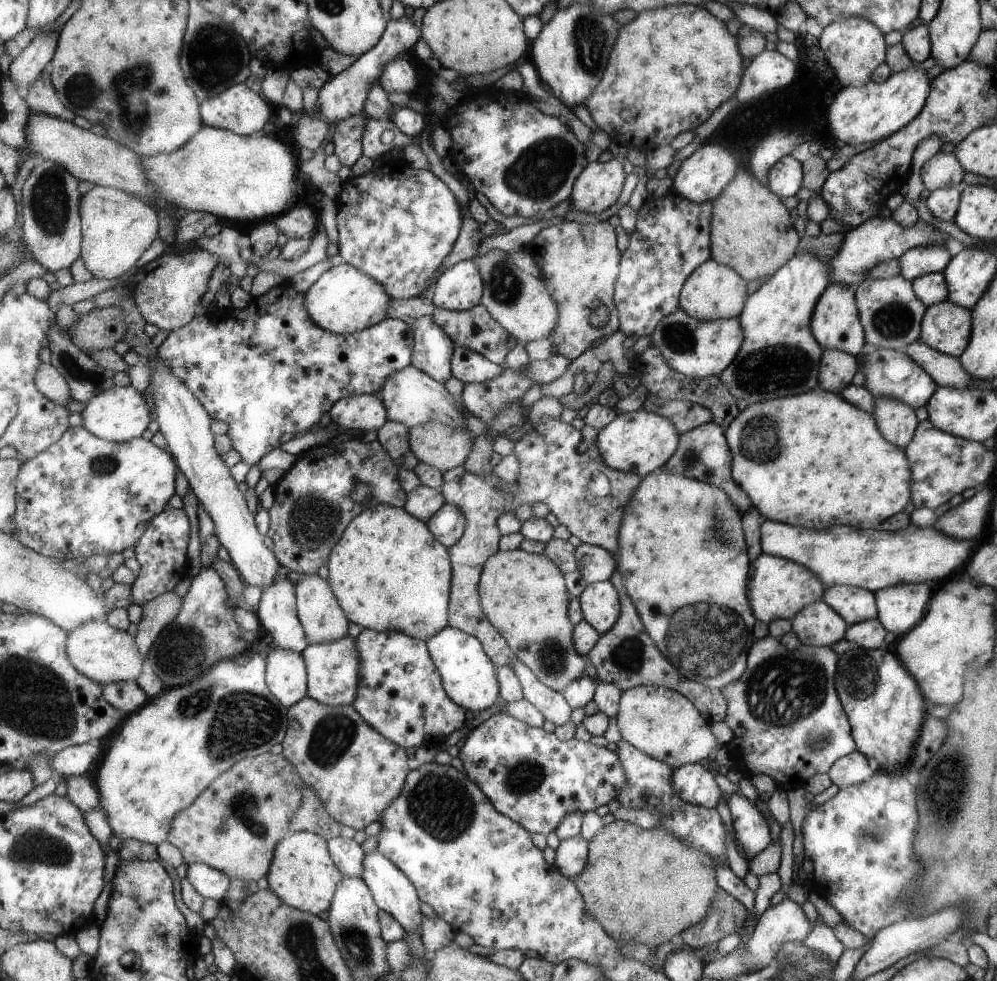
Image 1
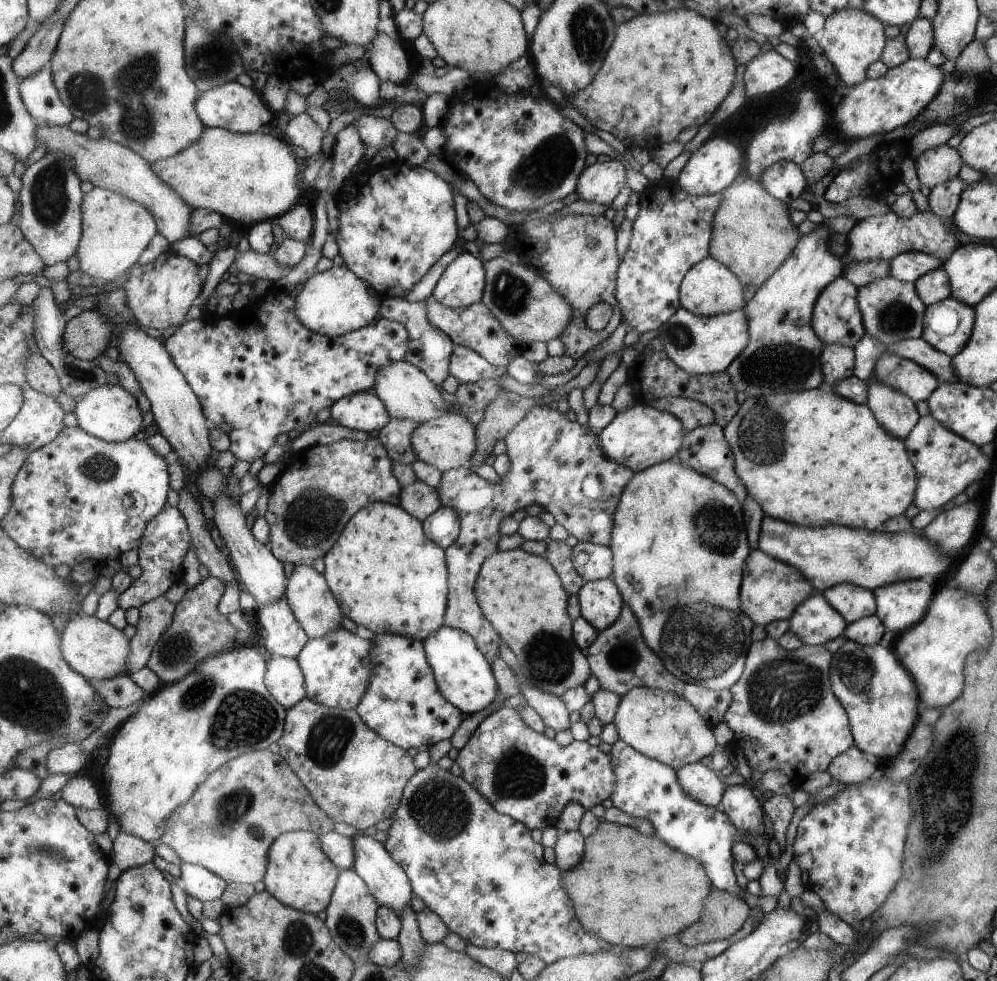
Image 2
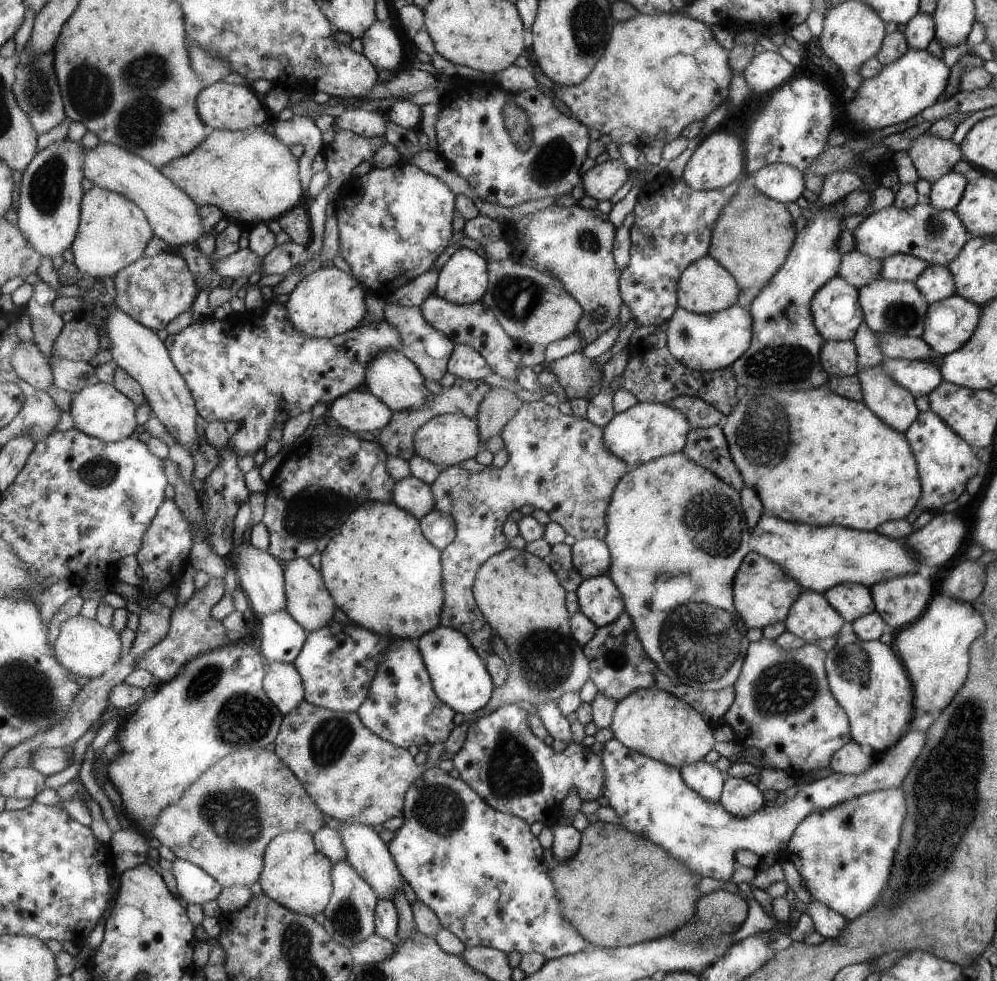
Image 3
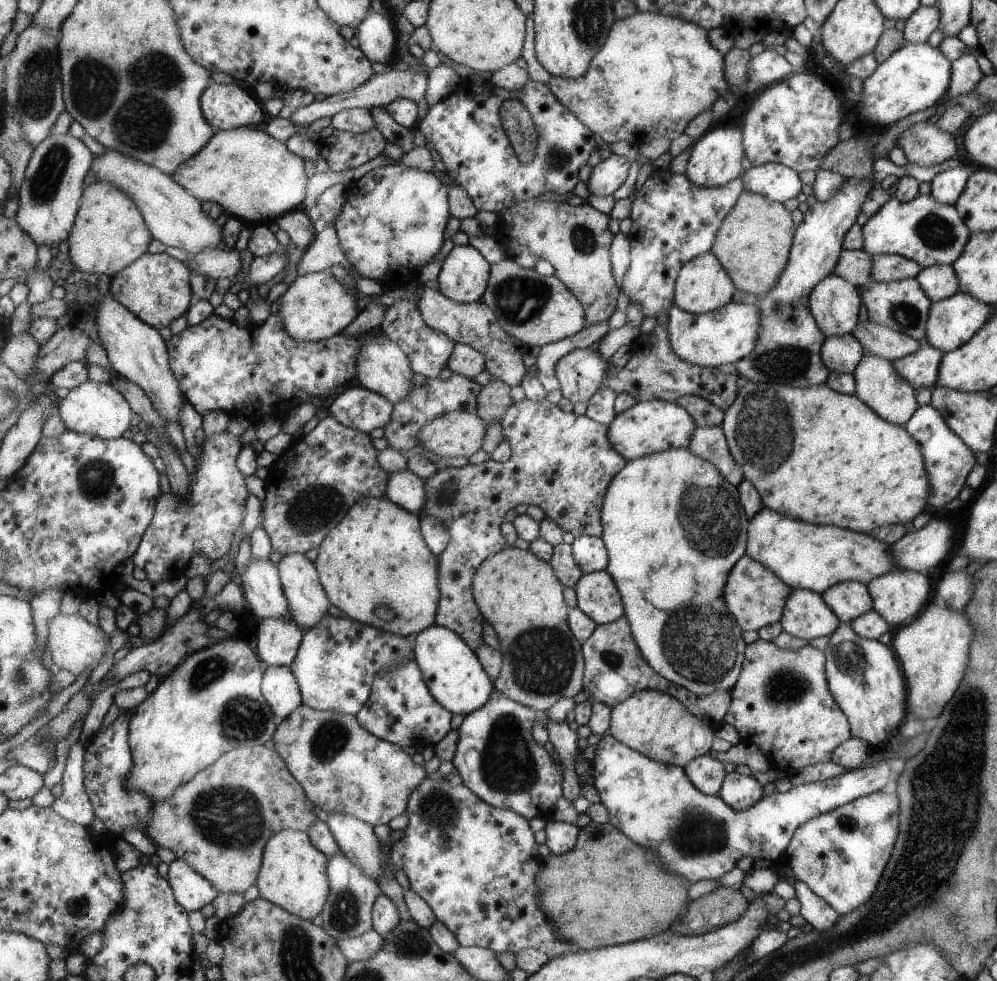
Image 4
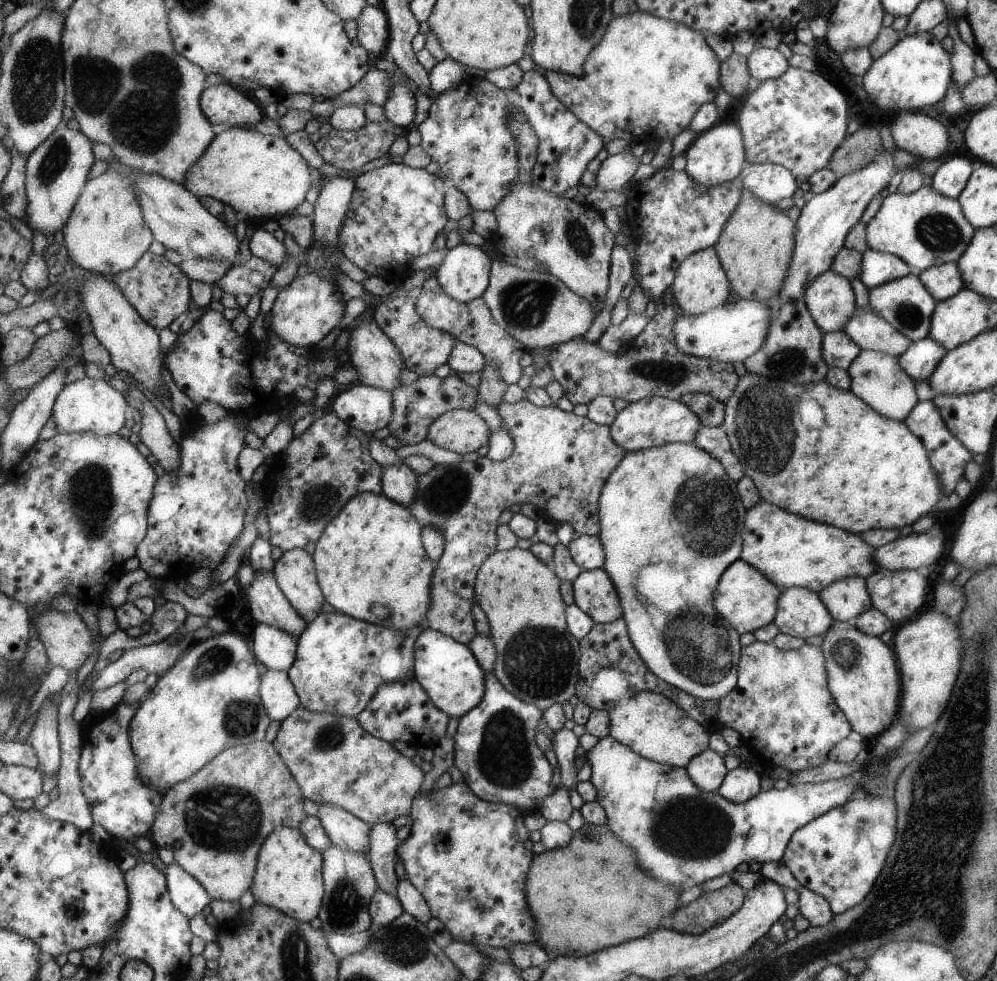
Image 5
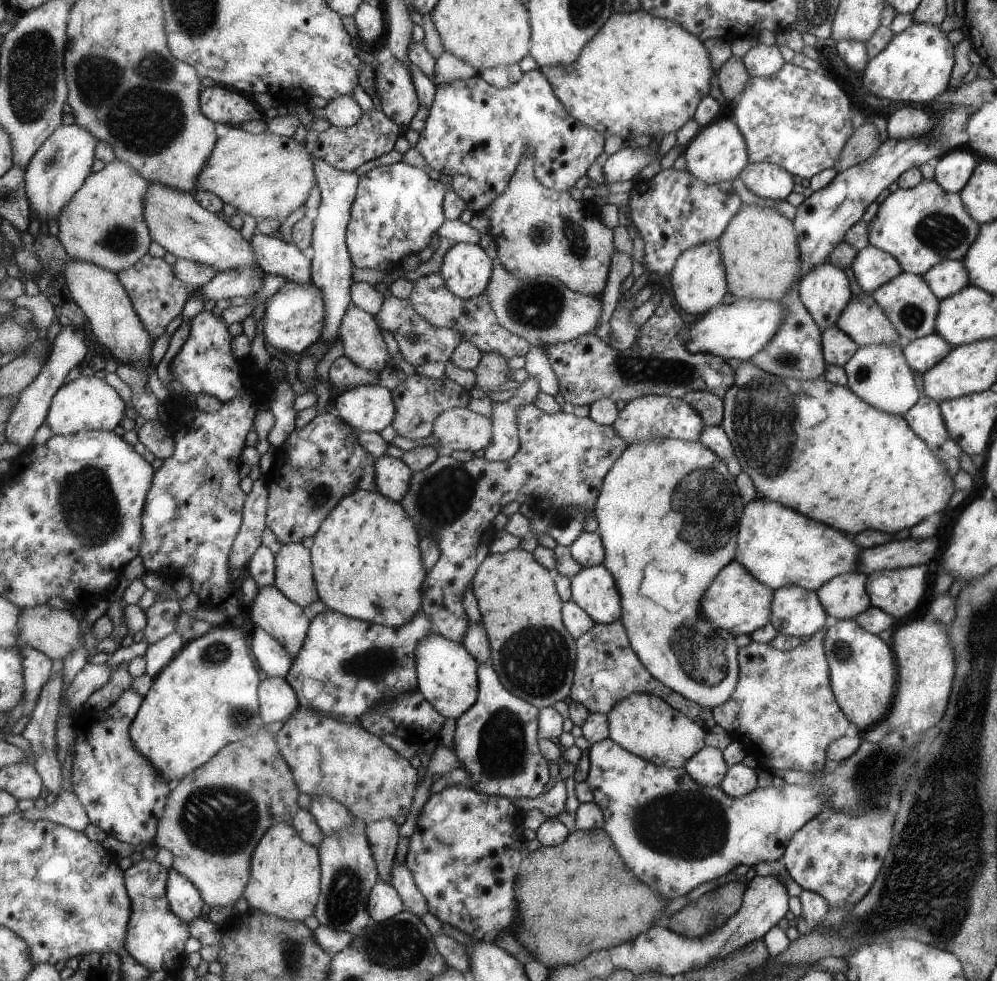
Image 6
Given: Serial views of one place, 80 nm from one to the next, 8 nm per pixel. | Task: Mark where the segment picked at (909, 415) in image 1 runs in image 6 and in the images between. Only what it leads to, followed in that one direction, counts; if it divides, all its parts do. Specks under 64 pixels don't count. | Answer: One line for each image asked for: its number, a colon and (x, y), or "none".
2: (894, 411)
3: (892, 403)
4: (877, 384)
5: (876, 378)
6: (879, 374)

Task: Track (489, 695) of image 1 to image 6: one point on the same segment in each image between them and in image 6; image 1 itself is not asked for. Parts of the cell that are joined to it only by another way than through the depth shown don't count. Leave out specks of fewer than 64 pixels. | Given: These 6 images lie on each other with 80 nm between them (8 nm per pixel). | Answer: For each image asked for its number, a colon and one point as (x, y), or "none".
2: (465, 677)
3: (461, 678)
4: (458, 679)
5: (449, 670)
6: (448, 676)

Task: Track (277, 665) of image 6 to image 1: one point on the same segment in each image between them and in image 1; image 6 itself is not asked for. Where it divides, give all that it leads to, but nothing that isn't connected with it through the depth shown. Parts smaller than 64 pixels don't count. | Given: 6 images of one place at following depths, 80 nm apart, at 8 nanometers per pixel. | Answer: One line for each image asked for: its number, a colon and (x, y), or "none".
1: (277, 613)
2: (285, 637)
3: (282, 637)
4: (279, 640)
5: (276, 649)

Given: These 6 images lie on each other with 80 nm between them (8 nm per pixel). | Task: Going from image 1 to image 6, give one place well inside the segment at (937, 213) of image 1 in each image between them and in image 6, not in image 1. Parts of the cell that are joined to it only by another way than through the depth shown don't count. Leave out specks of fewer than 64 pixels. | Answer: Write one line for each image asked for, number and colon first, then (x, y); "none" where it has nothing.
2: (943, 198)
3: (945, 193)
4: (946, 187)
5: (949, 180)
6: (953, 169)

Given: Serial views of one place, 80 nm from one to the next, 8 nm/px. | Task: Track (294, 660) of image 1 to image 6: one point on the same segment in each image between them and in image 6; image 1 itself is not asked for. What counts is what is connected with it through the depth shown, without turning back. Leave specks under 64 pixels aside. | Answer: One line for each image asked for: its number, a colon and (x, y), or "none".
2: (286, 681)
3: (284, 684)
4: (282, 689)
5: (280, 697)
6: (278, 700)

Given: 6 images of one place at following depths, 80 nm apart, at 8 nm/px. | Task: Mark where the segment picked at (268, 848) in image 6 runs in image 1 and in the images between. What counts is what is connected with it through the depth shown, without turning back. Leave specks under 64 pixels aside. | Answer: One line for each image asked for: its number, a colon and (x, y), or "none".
1: (303, 874)
2: (300, 874)
3: (297, 874)
4: (294, 874)
5: (290, 875)

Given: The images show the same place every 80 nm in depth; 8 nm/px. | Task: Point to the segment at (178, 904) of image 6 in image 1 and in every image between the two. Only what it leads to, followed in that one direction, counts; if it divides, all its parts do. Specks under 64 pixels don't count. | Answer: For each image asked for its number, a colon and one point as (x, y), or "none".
1: (213, 884)
2: (198, 882)
3: (195, 885)
4: (193, 890)
5: (190, 895)

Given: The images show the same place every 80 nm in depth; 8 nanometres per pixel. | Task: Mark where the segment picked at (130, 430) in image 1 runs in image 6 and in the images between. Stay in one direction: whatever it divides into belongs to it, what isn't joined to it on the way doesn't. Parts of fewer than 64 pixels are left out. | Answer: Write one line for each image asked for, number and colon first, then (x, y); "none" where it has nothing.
2: (112, 413)
3: (103, 411)
4: (96, 408)
5: (89, 404)
6: (89, 403)

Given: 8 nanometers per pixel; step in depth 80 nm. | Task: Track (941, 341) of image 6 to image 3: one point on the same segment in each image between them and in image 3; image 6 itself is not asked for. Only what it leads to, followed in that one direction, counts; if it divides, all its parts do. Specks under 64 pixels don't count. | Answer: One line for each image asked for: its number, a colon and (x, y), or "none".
3: (919, 377)
4: (920, 368)
5: (919, 361)

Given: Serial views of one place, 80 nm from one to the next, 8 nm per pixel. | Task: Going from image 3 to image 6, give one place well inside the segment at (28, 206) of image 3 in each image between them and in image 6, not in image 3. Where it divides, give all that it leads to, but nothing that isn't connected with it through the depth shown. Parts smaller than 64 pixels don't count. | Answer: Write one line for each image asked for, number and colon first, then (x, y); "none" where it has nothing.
4: (49, 199)
5: (58, 169)
6: (61, 166)

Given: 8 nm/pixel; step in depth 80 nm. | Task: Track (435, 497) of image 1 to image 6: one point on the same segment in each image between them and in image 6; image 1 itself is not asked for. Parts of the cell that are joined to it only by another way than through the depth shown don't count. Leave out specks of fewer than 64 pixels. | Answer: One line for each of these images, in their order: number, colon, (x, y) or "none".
2: (421, 500)
3: (414, 495)
4: (405, 488)
5: (400, 481)
6: (394, 476)

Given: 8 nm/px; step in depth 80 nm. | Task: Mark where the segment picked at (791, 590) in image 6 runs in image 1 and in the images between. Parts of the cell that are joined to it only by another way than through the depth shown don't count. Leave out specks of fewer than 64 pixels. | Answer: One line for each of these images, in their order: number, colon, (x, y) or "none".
1: (817, 624)
2: (815, 621)
3: (812, 617)
4: (806, 615)
5: (800, 613)

